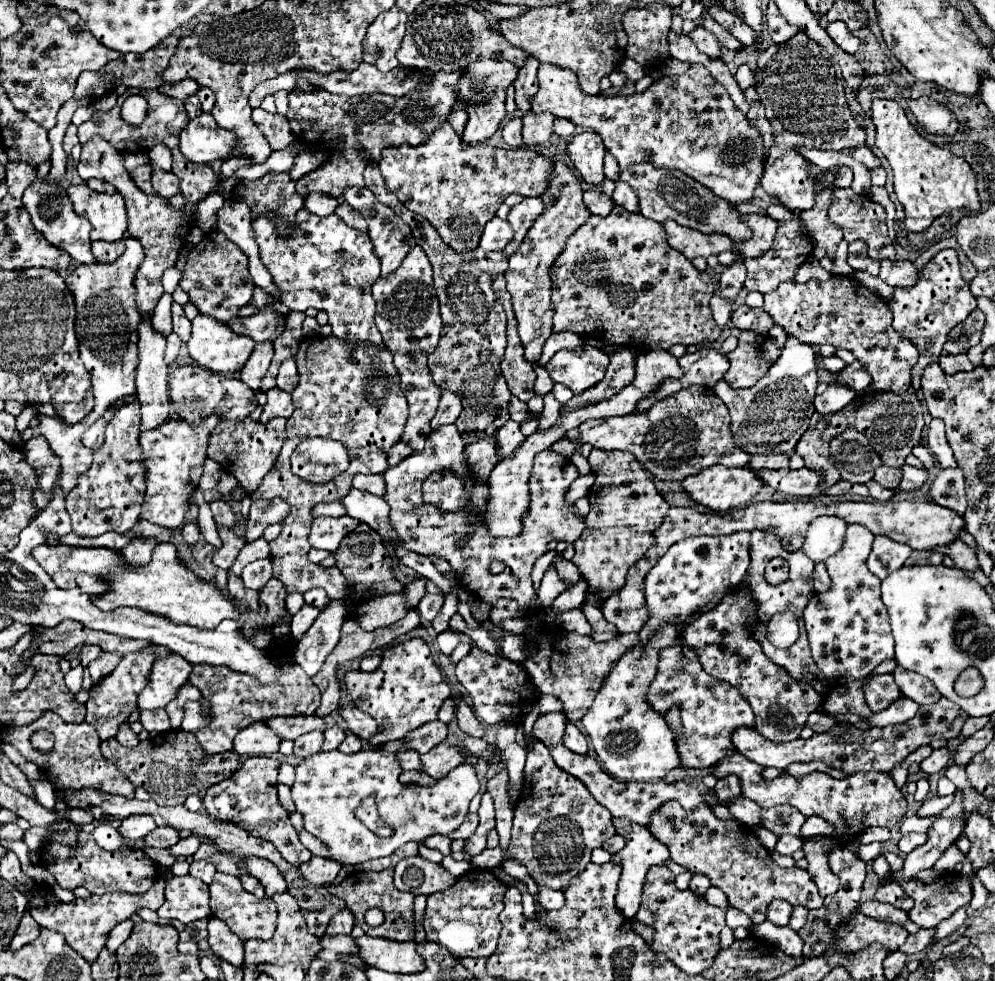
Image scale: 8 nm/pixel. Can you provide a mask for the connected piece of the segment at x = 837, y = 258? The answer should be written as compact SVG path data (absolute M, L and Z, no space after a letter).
M845 240L839 242L837 252L835 252L835 256L831 260L833 260L833 274L835 276L851 276L853 270L847 264L847 242Z

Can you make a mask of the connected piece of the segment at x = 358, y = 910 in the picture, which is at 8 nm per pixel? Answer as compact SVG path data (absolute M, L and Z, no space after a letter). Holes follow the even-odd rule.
M393 868L381 870L381 872L351 872L341 884L331 884L327 886L327 892L339 896L345 900L347 908L355 916L355 924L365 930L367 936L379 936L387 940L397 940L397 942L407 942L415 940L415 912L413 912L413 900L411 892L399 892L393 886ZM369 908L379 908L385 914L385 922L381 926L369 926L365 922L365 912Z

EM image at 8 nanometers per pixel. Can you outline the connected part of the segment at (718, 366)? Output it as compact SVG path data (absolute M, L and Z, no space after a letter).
M711 346L699 348L693 354L685 354L683 358L679 358L679 364L681 364L685 376L681 380L667 380L663 384L663 388L653 398L641 400L637 410L649 410L657 400L667 398L667 396L671 396L671 394L675 394L687 386L693 386L693 384L701 384L701 386L715 384L717 380L723 378L723 374L729 368L727 354L723 354Z

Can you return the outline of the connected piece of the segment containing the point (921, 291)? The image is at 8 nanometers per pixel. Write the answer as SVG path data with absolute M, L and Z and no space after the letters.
M941 250L937 252L927 266L919 272L919 280L911 288L897 286L893 290L891 300L887 306L893 312L893 328L899 336L909 338L919 348L919 360L913 368L913 388L919 390L919 378L923 370L939 360L941 348L947 340L947 332L959 322L965 320L971 310L975 310L977 300L971 296L967 282L959 272L959 258L955 250Z

